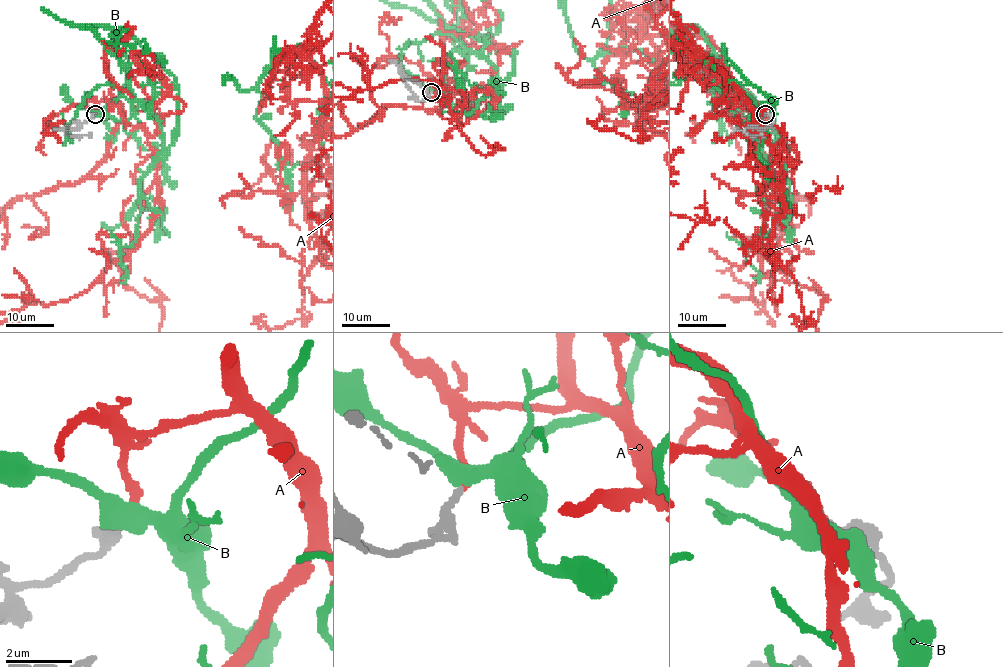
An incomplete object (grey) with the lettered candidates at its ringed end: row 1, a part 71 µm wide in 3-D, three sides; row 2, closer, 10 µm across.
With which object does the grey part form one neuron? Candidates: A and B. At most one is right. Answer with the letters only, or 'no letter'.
A

